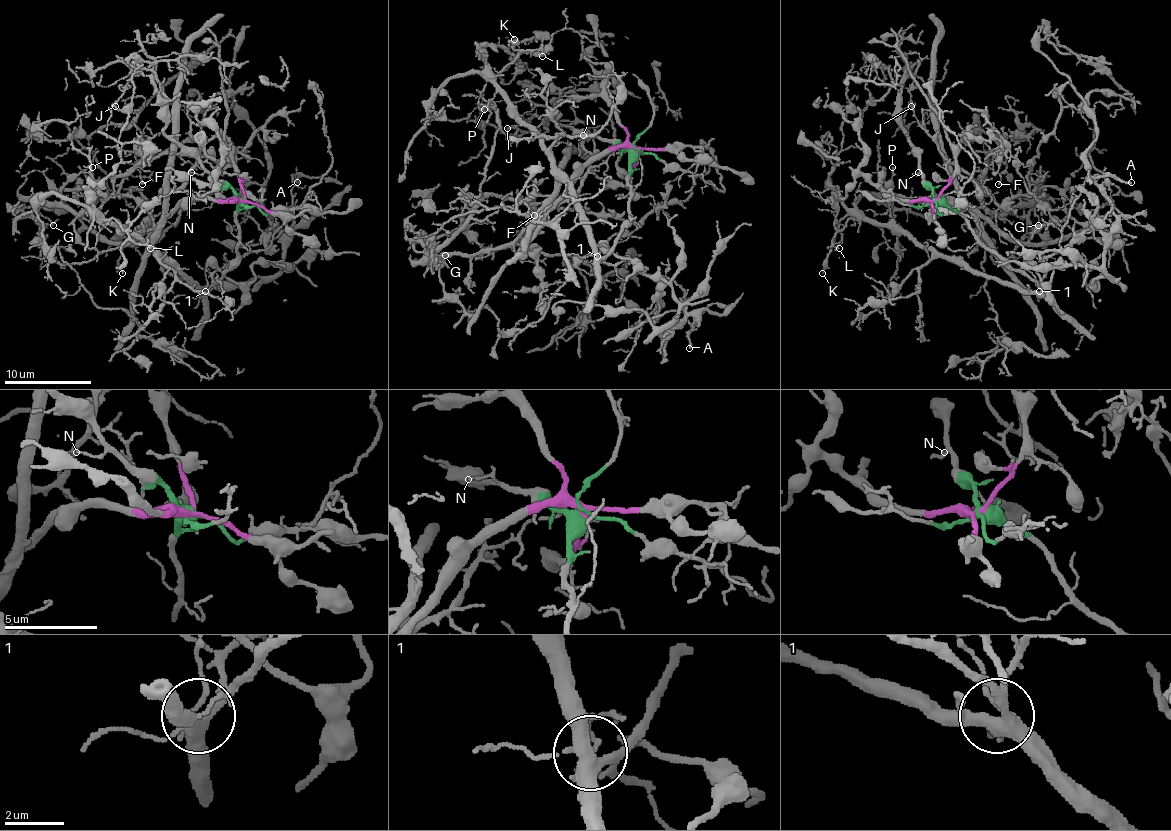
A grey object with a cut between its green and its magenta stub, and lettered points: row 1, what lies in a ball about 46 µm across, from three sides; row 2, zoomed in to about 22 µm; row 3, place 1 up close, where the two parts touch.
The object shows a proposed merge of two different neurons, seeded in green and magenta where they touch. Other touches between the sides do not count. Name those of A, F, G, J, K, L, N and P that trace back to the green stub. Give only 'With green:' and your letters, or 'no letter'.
With green: A, J, K, L, N

